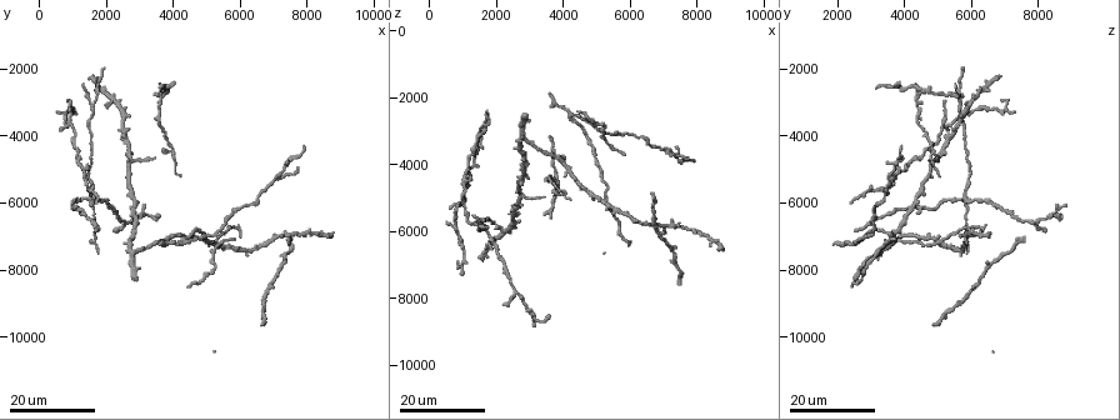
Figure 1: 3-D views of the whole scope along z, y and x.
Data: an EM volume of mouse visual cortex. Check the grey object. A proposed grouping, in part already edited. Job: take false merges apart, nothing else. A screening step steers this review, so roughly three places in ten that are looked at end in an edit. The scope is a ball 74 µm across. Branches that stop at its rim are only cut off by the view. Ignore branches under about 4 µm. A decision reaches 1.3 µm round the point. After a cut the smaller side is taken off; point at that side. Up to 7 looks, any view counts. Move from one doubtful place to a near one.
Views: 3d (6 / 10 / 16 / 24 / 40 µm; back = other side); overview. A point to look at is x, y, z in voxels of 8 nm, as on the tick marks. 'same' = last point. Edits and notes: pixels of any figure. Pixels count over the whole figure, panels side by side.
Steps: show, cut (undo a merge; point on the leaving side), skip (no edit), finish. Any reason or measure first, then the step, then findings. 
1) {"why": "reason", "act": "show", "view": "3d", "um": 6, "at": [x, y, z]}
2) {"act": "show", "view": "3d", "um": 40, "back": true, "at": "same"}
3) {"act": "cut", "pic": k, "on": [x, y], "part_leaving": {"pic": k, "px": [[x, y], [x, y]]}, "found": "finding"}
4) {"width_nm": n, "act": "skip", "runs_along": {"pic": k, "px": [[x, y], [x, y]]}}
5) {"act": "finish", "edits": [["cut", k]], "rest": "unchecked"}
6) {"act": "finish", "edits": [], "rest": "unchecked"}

{"act": "show", "view": "3d", "um": 24, "at": [7200, 5300, 3600]}

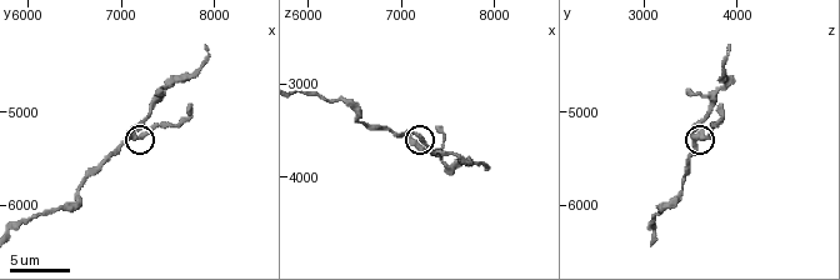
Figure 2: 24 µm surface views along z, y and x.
{"act": "show", "view": "3d", "um": 10, "at": [7150, 5250, 3600]}

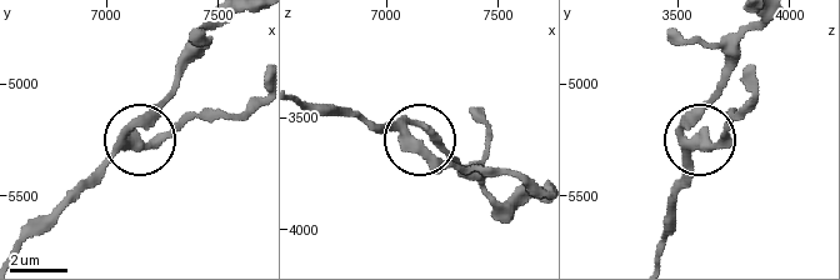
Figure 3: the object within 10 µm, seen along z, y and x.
{"arms": 3, "act": "skip", "runs_along": {"pic": 3, "px": [[23, 246], [109, 160], [214, 118]]}, "found": "continuous, no second neuron"}

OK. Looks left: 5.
{"why": "looks like a crossing", "act": "show", "view": "3d", "um": 16, "at": [3800, 2600, 4600]}

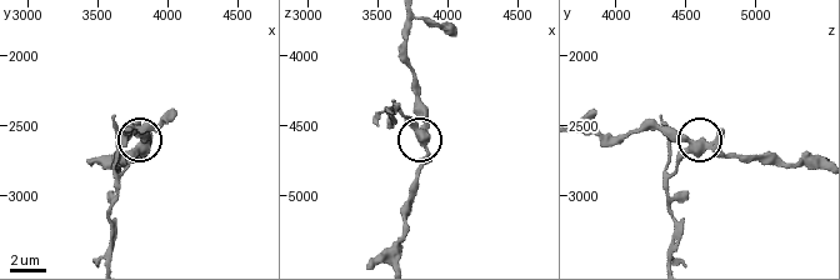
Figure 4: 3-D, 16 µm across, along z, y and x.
{"act": "show", "view": "3d", "um": 10, "at": "same"}

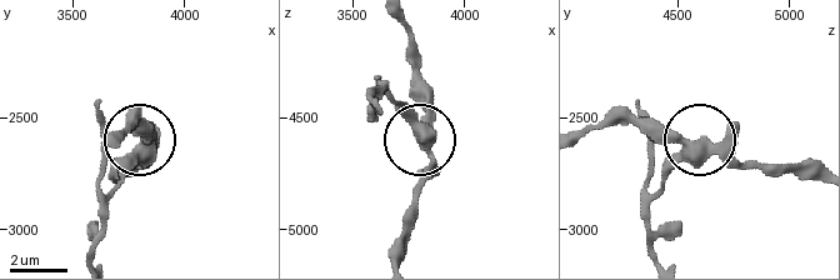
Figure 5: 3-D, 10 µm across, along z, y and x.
{"act": "show", "view": "3d", "um": 10, "back": true, "at": "same"}

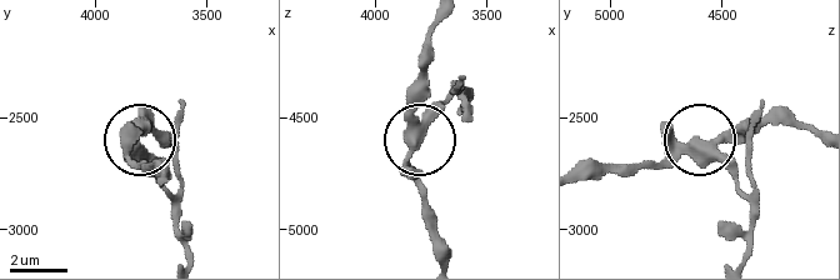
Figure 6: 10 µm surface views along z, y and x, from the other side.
{"arms": 4, "act": "cut", "pic": 6, "on": [748, 171], "part_leaving": {"pic": 6, "px": [[719, 161], [753, 216], [745, 259]]}, "found": "two neurons meet here"}

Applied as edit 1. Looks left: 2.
{"act": "show", "view": "3d", "um": 24, "at": [2900, 7600, 3200]}

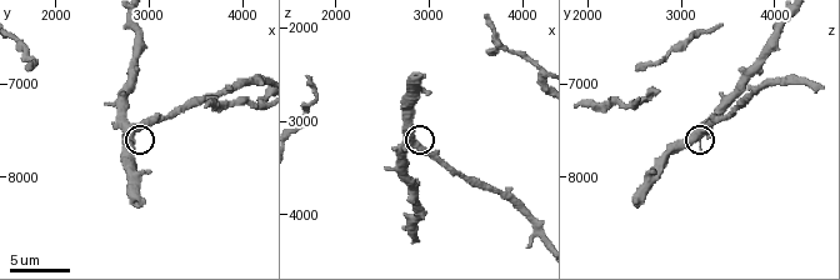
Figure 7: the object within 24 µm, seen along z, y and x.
{"act": "show", "view": "3d", "um": 10, "at": [2900, 7500, 3250]}

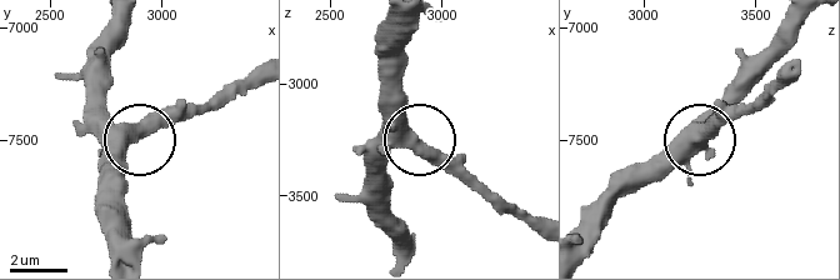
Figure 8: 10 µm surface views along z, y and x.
{"act": "skip", "runs_along": {"pic": 8, "px": [[409, 253], [388, 203], [388, 159], [414, 130], [383, 98]]}, "found": "continuous, no second neuron"}

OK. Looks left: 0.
{"act": "finish", "edits": [["cut", 6]], "rest": "unchecked"}

